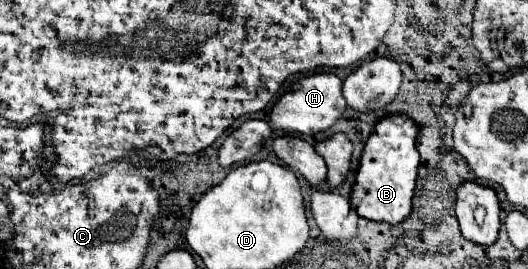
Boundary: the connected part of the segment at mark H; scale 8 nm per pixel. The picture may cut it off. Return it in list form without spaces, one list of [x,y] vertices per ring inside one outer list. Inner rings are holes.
[[[311,74],[307,78],[301,78],[293,90],[285,92],[275,102],[269,114],[269,124],[273,128],[281,128],[287,132],[299,132],[299,134],[313,136],[317,132],[331,128],[343,114],[345,106],[347,104],[341,94],[341,78],[337,78],[335,74]]]

